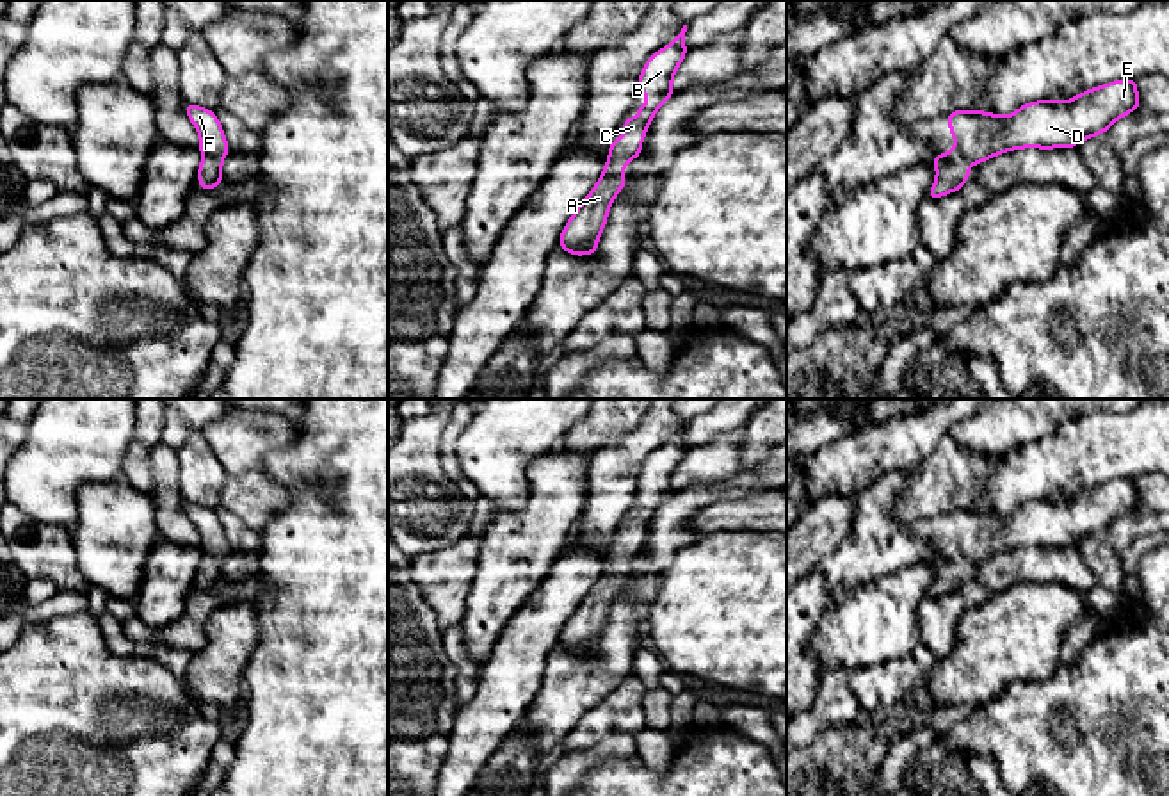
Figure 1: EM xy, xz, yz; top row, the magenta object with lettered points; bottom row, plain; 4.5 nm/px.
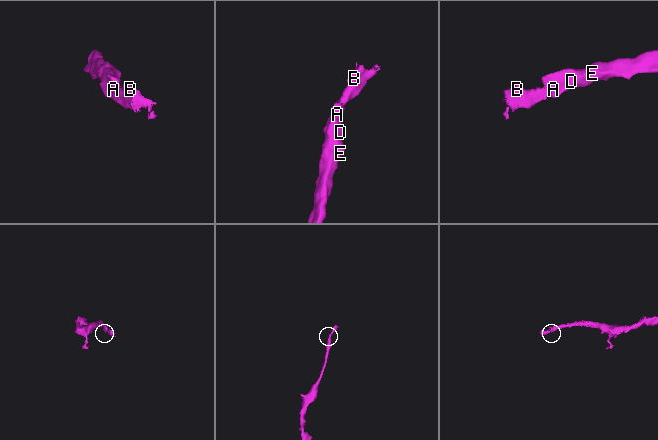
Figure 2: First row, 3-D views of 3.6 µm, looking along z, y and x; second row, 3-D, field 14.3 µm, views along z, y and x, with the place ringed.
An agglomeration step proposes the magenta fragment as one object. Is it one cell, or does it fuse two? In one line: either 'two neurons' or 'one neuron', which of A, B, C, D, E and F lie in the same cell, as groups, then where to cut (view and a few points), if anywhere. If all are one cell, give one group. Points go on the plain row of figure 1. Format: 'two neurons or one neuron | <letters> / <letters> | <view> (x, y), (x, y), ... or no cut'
one neuron | A B C D E F | no cut

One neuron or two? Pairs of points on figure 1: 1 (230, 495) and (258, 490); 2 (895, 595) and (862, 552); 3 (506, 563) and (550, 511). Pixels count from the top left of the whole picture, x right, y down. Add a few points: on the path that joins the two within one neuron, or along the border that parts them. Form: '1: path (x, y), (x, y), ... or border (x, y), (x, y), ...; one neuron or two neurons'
1: path (237, 495), (251, 495); one neuron
2: border (897, 570), (881, 577); two neurons
3: path (515, 551), (541, 524); one neuron

